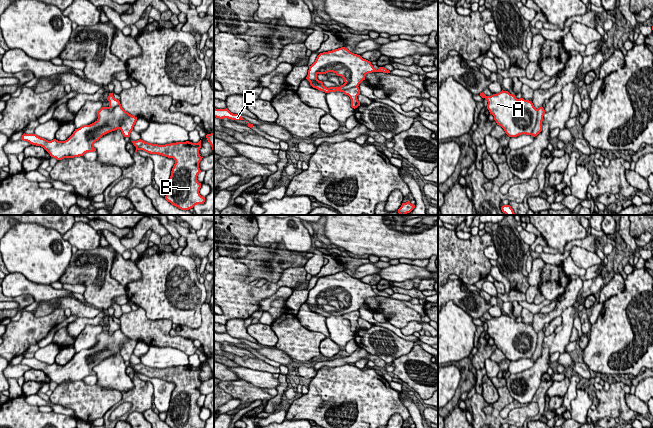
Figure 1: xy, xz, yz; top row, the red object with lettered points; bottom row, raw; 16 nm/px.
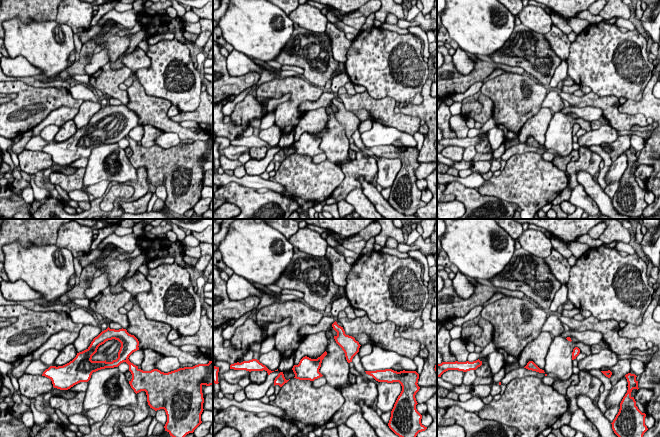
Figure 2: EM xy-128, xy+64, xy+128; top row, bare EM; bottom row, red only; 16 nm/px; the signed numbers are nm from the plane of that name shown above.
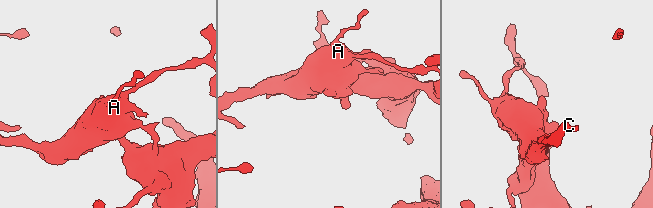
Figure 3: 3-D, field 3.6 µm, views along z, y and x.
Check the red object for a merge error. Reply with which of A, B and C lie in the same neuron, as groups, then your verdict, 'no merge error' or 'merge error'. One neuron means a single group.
A C / B | merge error

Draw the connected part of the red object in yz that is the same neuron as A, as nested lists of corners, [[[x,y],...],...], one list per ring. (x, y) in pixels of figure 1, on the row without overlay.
[[[503,314],[491,320],[486,320],[482,316],[480,320],[487,324],[487,333],[494,340],[497,349],[501,350],[509,361],[522,358],[531,359],[537,345],[537,333],[531,325],[523,322],[517,323],[515,319]]]

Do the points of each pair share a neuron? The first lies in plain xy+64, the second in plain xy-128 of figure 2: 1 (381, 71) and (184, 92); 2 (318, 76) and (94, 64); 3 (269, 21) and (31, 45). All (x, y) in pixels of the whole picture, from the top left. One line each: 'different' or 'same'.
1: same
2: different
3: same

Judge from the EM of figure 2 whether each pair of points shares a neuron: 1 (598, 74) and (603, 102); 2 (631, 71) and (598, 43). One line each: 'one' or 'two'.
1: two
2: one

